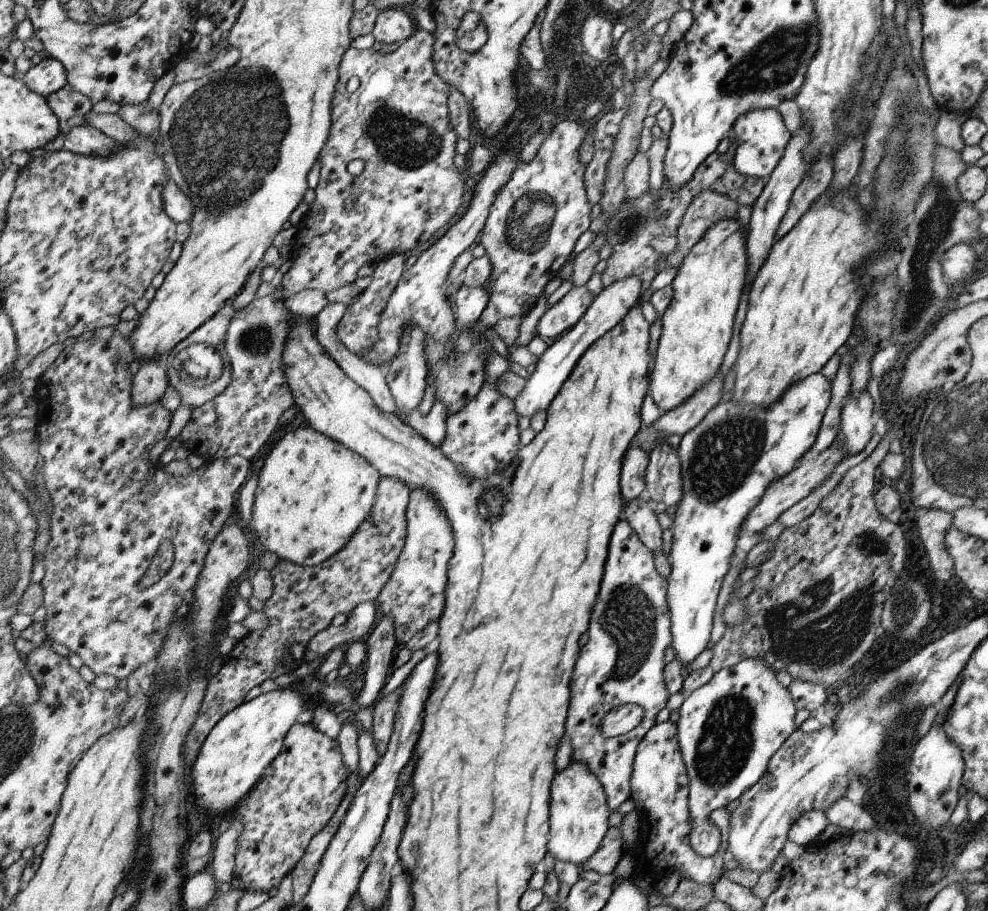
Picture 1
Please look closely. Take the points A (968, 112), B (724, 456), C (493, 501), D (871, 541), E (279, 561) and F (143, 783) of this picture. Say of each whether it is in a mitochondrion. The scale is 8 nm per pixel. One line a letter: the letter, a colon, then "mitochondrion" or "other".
A: other
B: mitochondrion
C: mitochondrion
D: mitochondrion
E: other
F: other

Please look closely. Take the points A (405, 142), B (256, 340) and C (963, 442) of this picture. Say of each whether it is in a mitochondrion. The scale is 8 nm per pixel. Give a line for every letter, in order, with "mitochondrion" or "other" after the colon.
A: mitochondrion
B: mitochondrion
C: mitochondrion

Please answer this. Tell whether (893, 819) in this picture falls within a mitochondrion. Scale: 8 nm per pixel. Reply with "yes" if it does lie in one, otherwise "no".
no

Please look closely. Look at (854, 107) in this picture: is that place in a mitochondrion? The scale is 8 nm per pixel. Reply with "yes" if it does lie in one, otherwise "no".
yes

